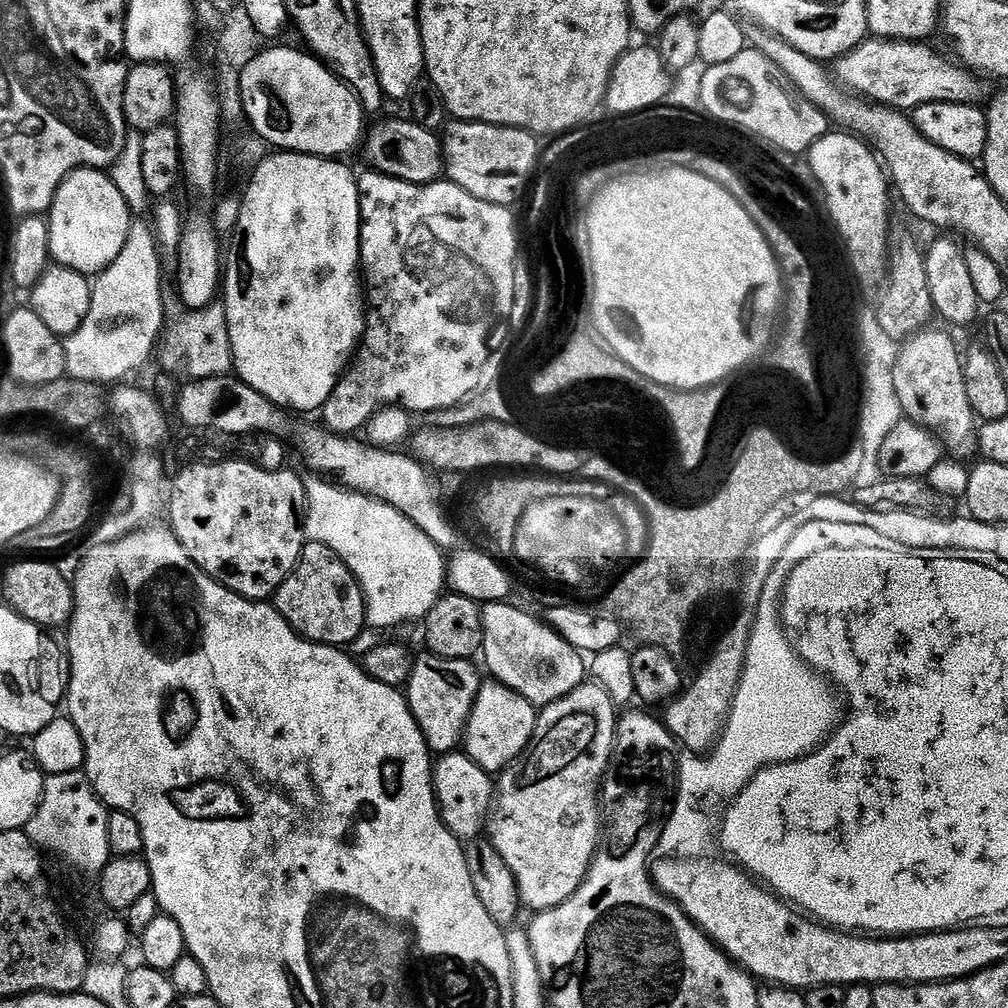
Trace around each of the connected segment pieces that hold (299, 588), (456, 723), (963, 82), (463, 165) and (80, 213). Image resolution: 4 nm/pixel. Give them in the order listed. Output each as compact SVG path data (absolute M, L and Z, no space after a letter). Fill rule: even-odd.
M305 543L298 566L276 591L274 607L299 636L316 644L348 646L344 644L354 643L366 628L364 591L356 575L334 550L321 544Z
M431 654L415 657L412 673L406 685L408 709L414 714L429 749L436 754L455 752L461 747L464 730L476 696L480 692L482 676L476 673L472 660L451 660Z
M869 38L864 41L863 44L858 45L852 52L846 53L846 55L841 56L839 60L835 61L834 64L834 76L837 81L843 87L847 88L849 92L857 95L863 96L865 100L869 102L875 102L878 104L885 104L888 108L894 108L897 110L911 110L922 106L923 104L974 104L979 105L981 103L980 99L988 92L989 81L987 79L981 78L977 73L961 66L955 59L949 58L947 60L944 56L935 56L934 53L928 49L929 45L924 42L917 42L915 40L886 40L883 38Z
M456 120L452 125L450 124L442 132L444 170L447 179L458 180L458 186L462 186L463 189L472 188L476 196L484 196L484 162L506 162L508 166L512 164L514 166L510 168L510 172L514 172L512 176L508 174L496 176L496 180L502 184L502 190L506 184L506 192L512 190L512 194L506 198L498 196L498 200L508 208L519 205L524 200L520 189L523 188L528 172L531 172L536 155L535 145L529 136L525 136L523 132L509 131L495 124L478 124L475 120ZM510 158L514 158L514 162Z
M77 168L62 182L46 216L51 259L62 268L99 274L122 253L133 219L111 175L94 168Z

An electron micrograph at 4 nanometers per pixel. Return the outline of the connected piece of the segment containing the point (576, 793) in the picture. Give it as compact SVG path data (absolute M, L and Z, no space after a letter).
M576 712L576 716L564 716L562 724L556 724L556 728L548 728L548 736L544 736L544 740L531 740L528 744L528 751L509 764L498 776L498 791L494 796L494 819L490 824L490 832L492 828L490 839L492 845L498 850L498 854L502 854L506 866L510 866L518 882L521 901L527 907L529 904L536 912L545 912L547 908L553 908L569 900L579 890L580 883L588 877L588 867L592 865L598 852L598 845L602 839L602 808L598 803L598 789L609 769L613 748L596 748L596 744L600 744L600 728L594 728L595 724L596 720L592 720L588 712Z

